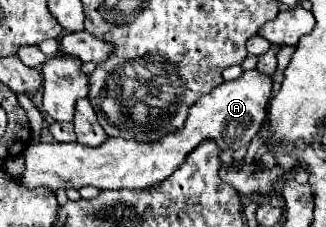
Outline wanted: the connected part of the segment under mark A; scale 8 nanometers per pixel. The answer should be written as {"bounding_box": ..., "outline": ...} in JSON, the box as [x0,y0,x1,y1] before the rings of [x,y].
{"bounding_box":[20,70,272,190],"outline":[[[248,70],[238,80],[224,82],[210,94],[202,96],[190,108],[182,130],[176,130],[176,134],[166,134],[166,138],[160,138],[158,142],[146,144],[124,138],[106,138],[106,142],[102,142],[102,146],[98,148],[82,146],[80,142],[30,144],[24,152],[26,170],[20,180],[26,188],[46,186],[50,190],[58,188],[78,190],[82,186],[96,186],[98,190],[148,188],[152,184],[166,180],[184,162],[184,158],[204,140],[216,142],[218,150],[246,148],[254,138],[254,134],[260,130],[270,92],[272,92],[272,78],[260,74],[258,70]]]}

